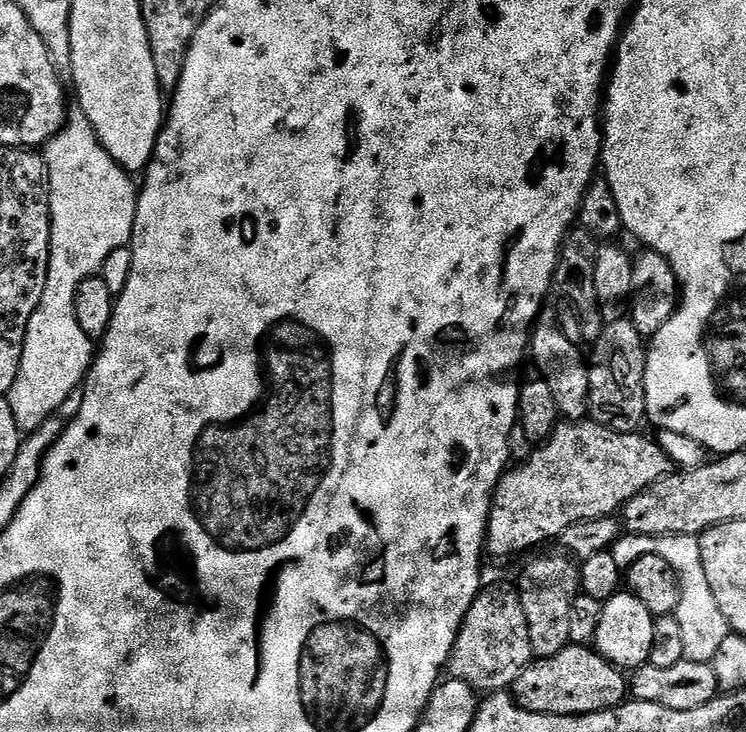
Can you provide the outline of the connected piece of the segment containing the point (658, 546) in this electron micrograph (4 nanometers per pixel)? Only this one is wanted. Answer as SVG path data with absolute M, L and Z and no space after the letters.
M621 535L611 546L614 562L618 562L621 570L626 570L638 558L646 554L654 554L658 558L666 558L674 570L680 583L680 608L683 611L696 612L696 620L681 619L682 650L684 659L690 662L709 663L715 656L720 644L730 634L726 618L722 618L722 610L718 610L718 602L714 602L714 594L710 591L710 584L706 582L706 572L702 570L702 552L700 541L695 536L634 536Z

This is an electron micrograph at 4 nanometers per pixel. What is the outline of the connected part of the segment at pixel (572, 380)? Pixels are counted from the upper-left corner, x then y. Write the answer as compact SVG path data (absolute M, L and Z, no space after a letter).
M547 314L539 317L538 323L530 332L530 360L536 363L539 379L550 386L554 394L554 402L558 404L561 417L568 422L579 422L588 416L588 392L592 383L588 377L589 365L586 356L580 353L580 344L570 342L566 334L562 334L559 323L554 322Z

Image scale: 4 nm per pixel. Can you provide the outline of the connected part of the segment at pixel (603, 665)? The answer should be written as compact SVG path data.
M569 644L550 658L536 658L512 683L510 695L522 710L551 716L585 716L625 703L630 684L625 673L583 644Z

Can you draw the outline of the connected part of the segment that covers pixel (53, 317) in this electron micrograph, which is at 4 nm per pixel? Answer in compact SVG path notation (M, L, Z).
M79 106L69 111L58 134L43 145L42 155L52 219L50 270L38 309L27 327L18 377L6 393L18 429L26 434L59 411L92 367L96 346L78 326L74 294L86 278L103 273L106 258L114 250L131 245L138 195L137 181L110 158Z

